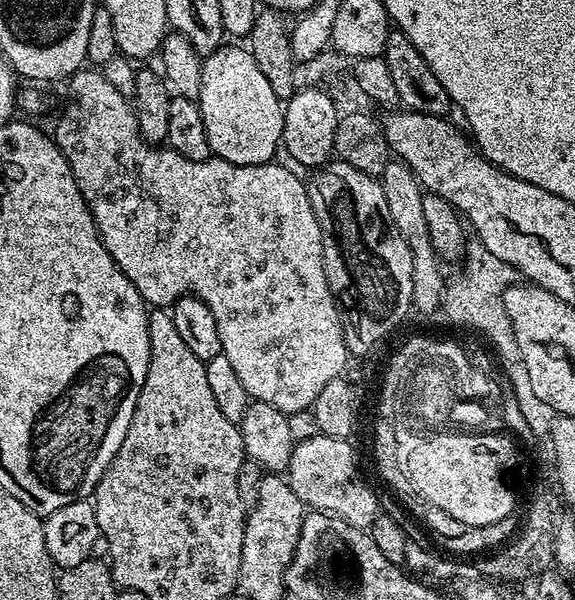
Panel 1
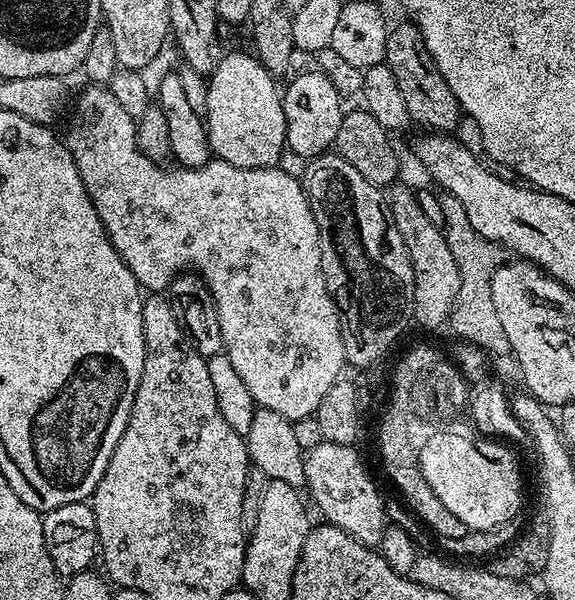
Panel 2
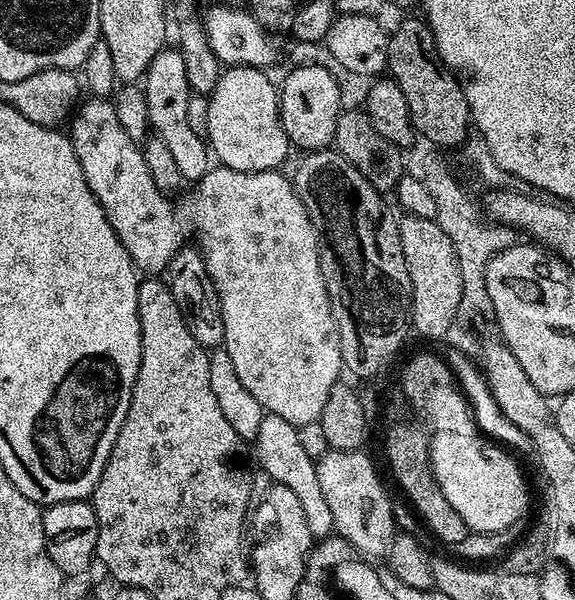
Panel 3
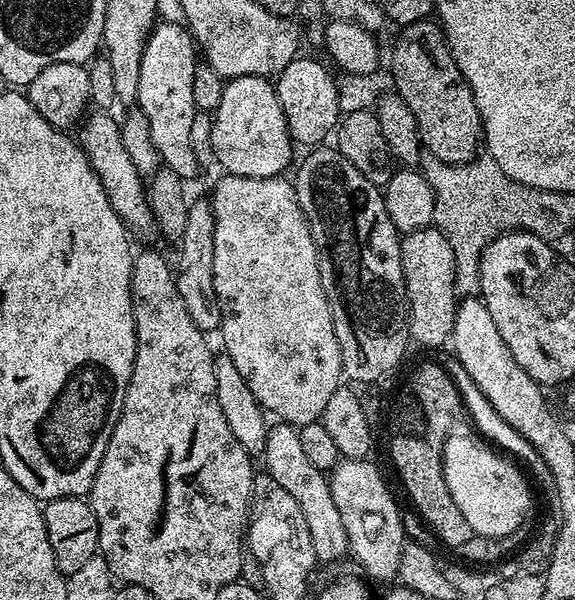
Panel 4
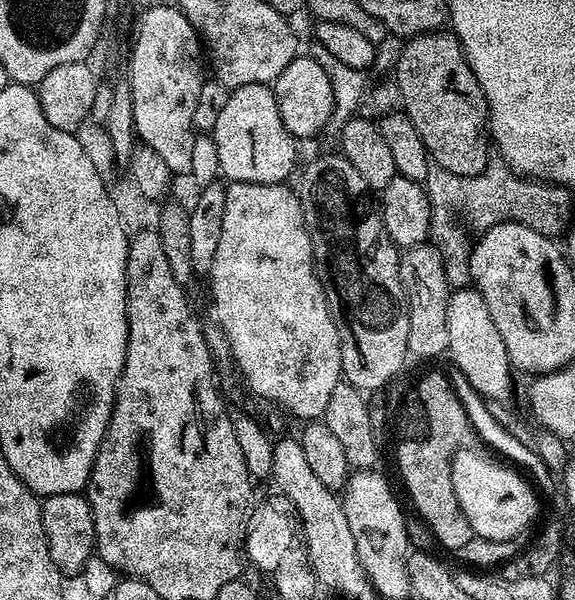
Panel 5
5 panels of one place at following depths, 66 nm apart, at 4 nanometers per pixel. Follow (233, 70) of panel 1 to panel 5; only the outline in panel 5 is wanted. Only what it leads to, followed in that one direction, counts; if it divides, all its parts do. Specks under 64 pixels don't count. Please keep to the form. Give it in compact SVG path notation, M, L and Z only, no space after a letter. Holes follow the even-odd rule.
M267 84L231 89L218 126L214 126L210 135L218 146L221 173L229 176L229 181L282 184L296 164L297 141L284 128L275 91Z

